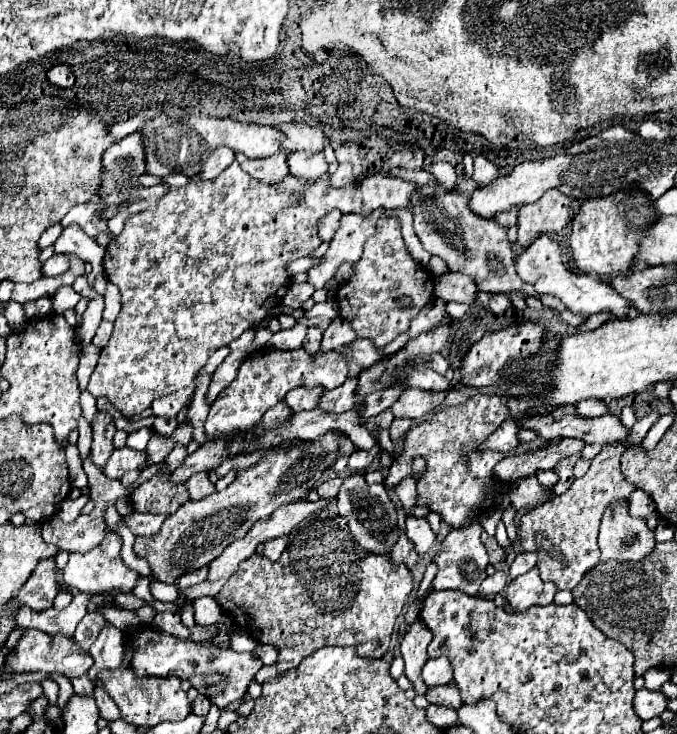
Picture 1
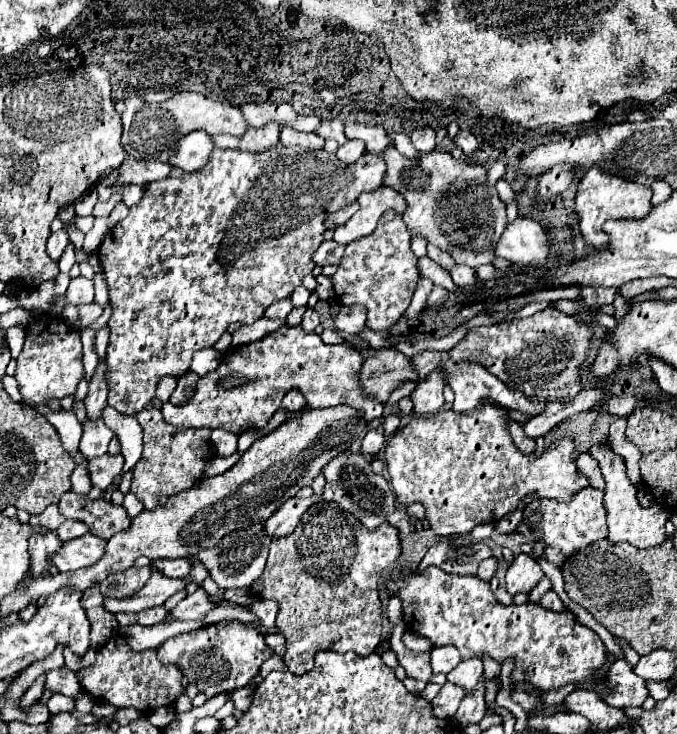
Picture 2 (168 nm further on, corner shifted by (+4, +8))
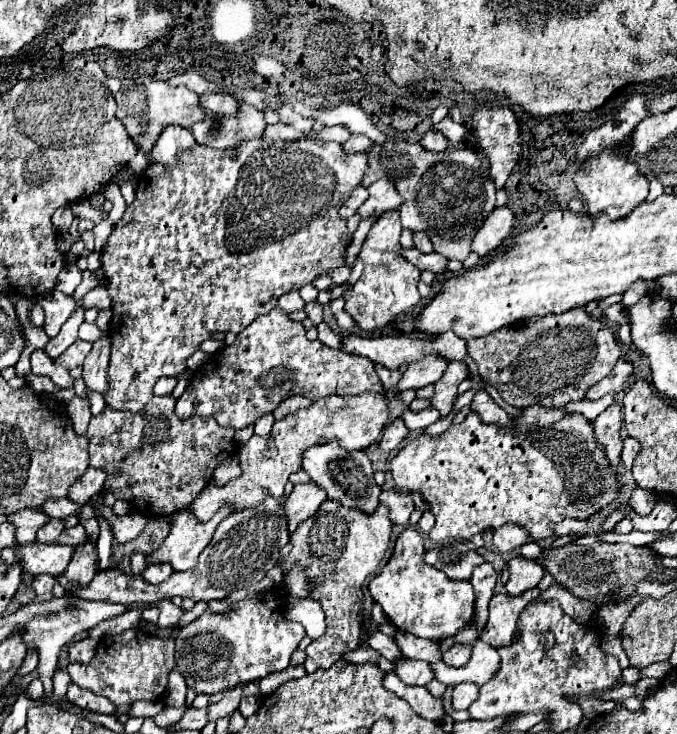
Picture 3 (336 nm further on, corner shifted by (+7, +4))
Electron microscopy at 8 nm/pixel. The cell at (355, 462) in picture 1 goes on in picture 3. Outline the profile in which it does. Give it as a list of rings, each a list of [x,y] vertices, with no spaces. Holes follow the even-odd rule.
[[[397,419],[395,423],[391,423],[391,425],[383,431],[383,435],[381,435],[381,439],[379,439],[379,447],[381,447],[383,451],[393,451],[393,449],[399,447],[401,441],[405,441],[405,439],[409,437],[409,433],[411,433],[411,431],[405,427],[403,419]]]

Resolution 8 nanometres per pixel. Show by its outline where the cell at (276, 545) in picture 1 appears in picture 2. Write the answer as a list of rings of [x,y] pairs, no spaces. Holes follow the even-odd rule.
[[[312,495],[310,499],[300,499],[300,497],[292,497],[290,501],[286,501],[268,521],[266,521],[266,533],[270,533],[270,537],[278,539],[278,537],[286,537],[294,531],[294,527],[298,525],[300,517],[304,515],[304,511],[318,499],[318,495]]]

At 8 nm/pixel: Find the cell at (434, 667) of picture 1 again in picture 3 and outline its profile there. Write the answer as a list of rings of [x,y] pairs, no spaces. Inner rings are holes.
[[[455,643],[449,651],[445,651],[443,653],[443,659],[445,659],[445,663],[447,665],[451,665],[451,667],[463,667],[467,661],[469,661],[469,657],[471,657],[471,645],[465,645],[465,643]]]

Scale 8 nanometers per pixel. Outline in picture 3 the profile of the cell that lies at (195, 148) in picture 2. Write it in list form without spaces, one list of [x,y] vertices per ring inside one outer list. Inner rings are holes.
[[[167,125],[167,129],[159,135],[159,141],[155,143],[149,157],[151,157],[151,161],[161,163],[161,165],[173,165],[181,151],[193,149],[195,145],[197,145],[197,141],[189,129],[177,127],[177,125]]]

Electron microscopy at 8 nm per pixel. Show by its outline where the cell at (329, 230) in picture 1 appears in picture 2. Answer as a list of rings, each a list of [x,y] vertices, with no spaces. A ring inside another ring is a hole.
[[[352,203],[352,205],[348,205],[348,207],[342,207],[342,209],[334,211],[334,213],[330,213],[330,215],[326,217],[326,221],[324,221],[326,229],[336,229],[338,225],[346,223],[346,221],[356,213],[356,209],[358,209],[358,203]]]

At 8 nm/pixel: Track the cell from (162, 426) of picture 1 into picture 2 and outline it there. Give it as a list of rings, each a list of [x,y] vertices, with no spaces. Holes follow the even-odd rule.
[[[282,325],[274,333],[240,347],[232,347],[216,371],[202,377],[196,387],[196,395],[186,405],[162,405],[164,421],[176,427],[208,427],[226,429],[230,433],[242,433],[248,427],[262,427],[280,407],[282,397],[298,387],[306,397],[308,407],[332,407],[338,403],[354,405],[364,411],[366,405],[376,403],[362,397],[358,389],[358,371],[362,367],[362,355],[344,345],[326,345],[316,333],[304,333],[302,327]]]

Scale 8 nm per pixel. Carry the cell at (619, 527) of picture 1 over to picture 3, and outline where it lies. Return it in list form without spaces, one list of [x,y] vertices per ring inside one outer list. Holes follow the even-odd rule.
[[[619,403],[609,405],[593,421],[593,425],[595,425],[597,441],[605,445],[607,459],[611,461],[613,467],[617,467],[619,459],[621,459],[621,447],[623,447],[623,439],[619,435],[619,431],[621,431],[621,407],[619,407]]]

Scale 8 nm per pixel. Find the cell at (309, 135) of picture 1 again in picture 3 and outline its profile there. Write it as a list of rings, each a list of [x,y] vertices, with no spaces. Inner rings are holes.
[[[211,93],[211,95],[201,95],[201,105],[207,111],[213,113],[225,113],[225,115],[235,115],[241,101],[237,101],[231,95],[221,95],[221,93]]]

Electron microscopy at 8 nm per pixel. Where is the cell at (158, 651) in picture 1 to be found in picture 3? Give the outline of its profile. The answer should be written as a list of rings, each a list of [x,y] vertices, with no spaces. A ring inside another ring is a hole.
[[[277,587],[277,589],[249,595],[223,613],[215,613],[207,609],[193,623],[185,625],[175,637],[175,659],[177,659],[179,673],[187,679],[187,687],[193,689],[195,693],[215,695],[219,691],[239,685],[241,681],[259,681],[269,673],[287,669],[293,651],[299,647],[301,639],[305,637],[305,629],[299,623],[287,621],[283,617],[283,605],[285,599],[281,595],[281,587]]]

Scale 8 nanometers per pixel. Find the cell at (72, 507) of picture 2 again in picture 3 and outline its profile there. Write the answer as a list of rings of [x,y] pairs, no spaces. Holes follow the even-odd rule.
[[[61,497],[61,499],[51,499],[51,501],[43,501],[41,513],[49,515],[49,517],[65,519],[65,517],[69,517],[69,515],[73,515],[73,513],[81,515],[81,505],[65,499],[65,497]]]

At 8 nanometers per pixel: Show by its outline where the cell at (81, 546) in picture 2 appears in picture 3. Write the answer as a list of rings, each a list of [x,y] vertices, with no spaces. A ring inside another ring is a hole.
[[[27,543],[27,545],[13,545],[3,549],[1,559],[7,565],[19,565],[25,573],[49,573],[59,577],[67,565],[69,557],[73,555],[73,547],[69,545],[53,545],[53,543]]]

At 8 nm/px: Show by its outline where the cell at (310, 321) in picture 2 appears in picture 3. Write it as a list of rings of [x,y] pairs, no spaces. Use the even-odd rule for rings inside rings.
[[[309,301],[309,303],[305,305],[305,311],[307,311],[307,317],[309,317],[315,325],[319,325],[319,323],[323,321],[323,305],[321,305],[319,301]]]

